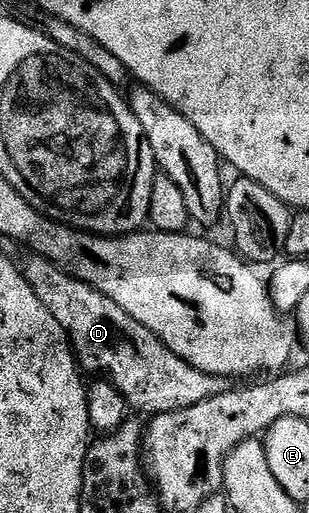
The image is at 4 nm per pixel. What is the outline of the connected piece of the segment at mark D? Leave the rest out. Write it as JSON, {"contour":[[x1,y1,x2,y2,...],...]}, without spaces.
{"contour":[[37,253,29,256,28,264,23,264,22,267,24,279,30,285,30,289,38,293,42,305,46,305,50,313,54,313,58,325,62,325,72,350,76,352,79,366,85,372,97,371,100,374,97,376,107,377,124,395,125,401,133,412,145,411,145,416,148,417,170,413,178,409,186,409,190,405,196,405,230,390,229,380,225,376,206,373,190,365,182,357,178,357,178,353,171,351,157,335,150,333,146,325,134,321,134,317,130,317,130,313,126,313,126,309,122,309,118,301,112,301,110,297,106,297,106,293,91,287,86,281,75,279,59,265,52,263,47,256]]}

